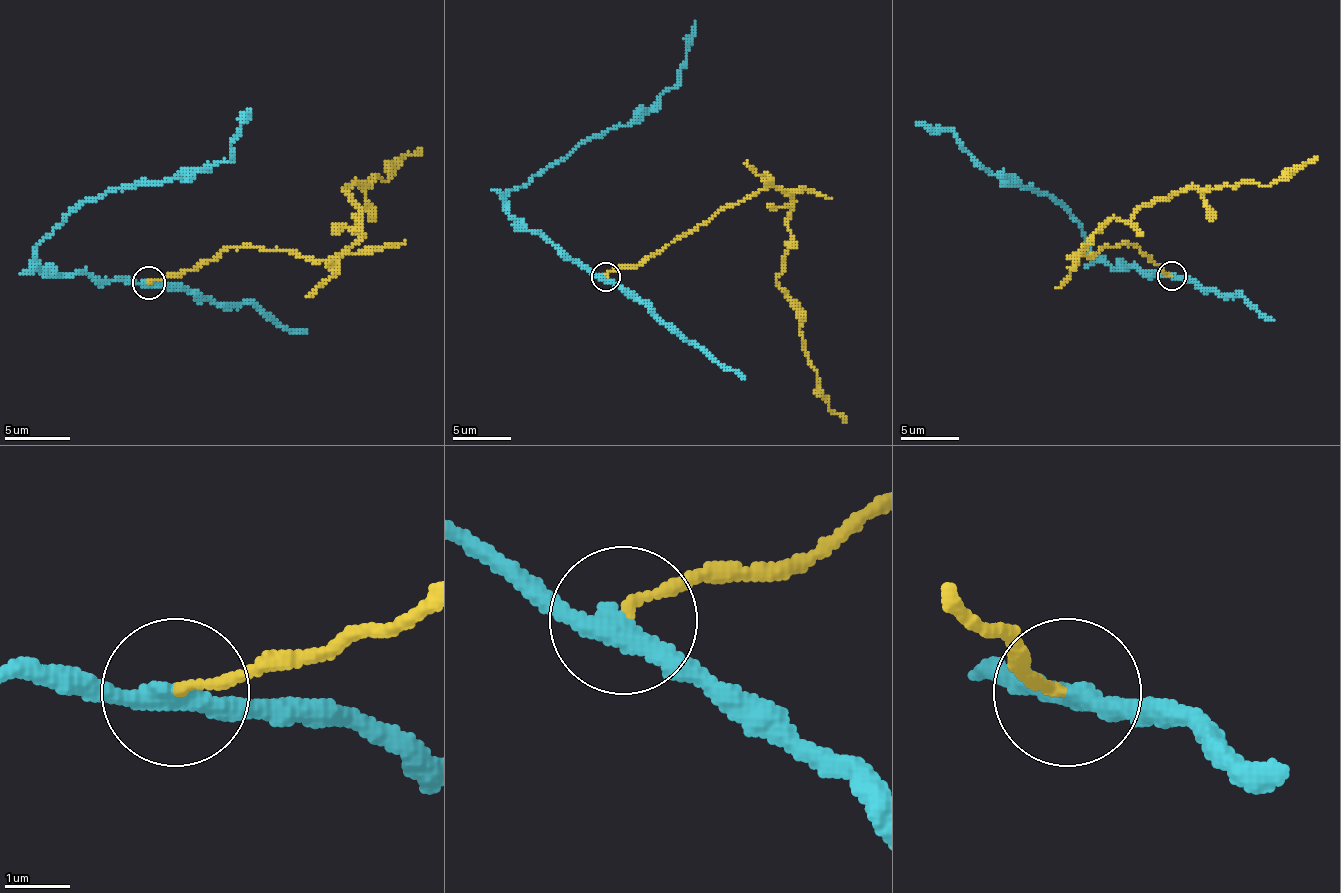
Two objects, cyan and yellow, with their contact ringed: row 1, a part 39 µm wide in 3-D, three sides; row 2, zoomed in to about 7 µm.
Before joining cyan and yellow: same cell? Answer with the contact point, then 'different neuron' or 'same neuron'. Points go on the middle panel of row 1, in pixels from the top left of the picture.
(605, 276) | different neuron

